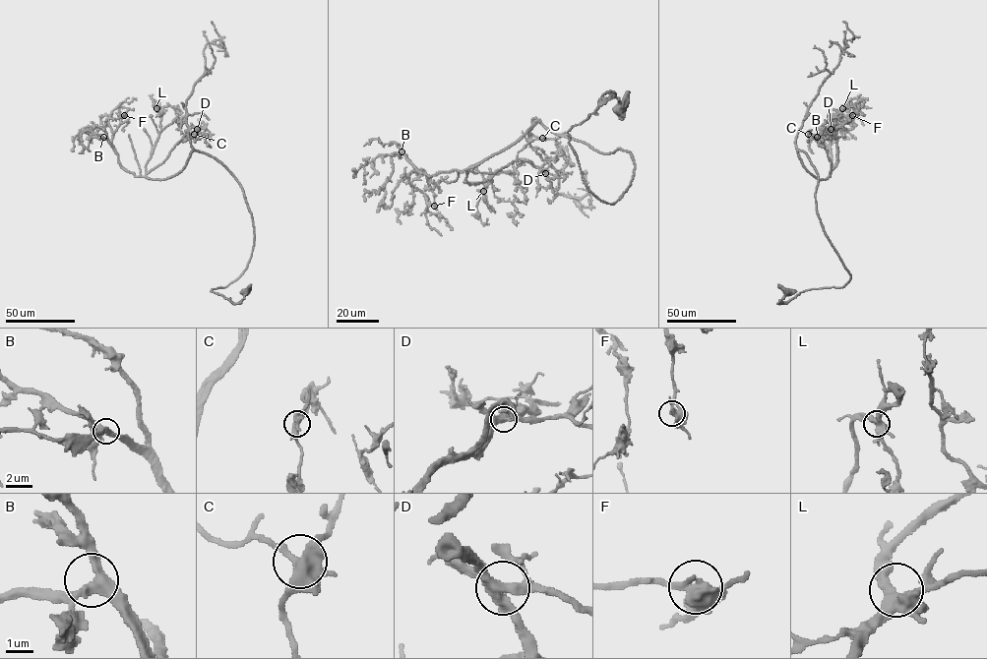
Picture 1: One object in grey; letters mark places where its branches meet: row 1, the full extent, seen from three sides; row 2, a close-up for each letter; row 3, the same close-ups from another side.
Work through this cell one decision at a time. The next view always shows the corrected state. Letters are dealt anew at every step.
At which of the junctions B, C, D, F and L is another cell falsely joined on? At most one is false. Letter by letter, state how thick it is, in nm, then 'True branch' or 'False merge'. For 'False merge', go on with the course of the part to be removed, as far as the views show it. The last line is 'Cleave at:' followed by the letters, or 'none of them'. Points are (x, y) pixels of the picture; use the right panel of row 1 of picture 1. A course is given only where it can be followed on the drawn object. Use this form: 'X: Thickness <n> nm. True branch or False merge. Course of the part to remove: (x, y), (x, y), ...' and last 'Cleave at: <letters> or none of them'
B: Thickness 340 nm. True branch
C: Thickness 400 nm. True branch
D: Thickness 360 nm. True branch
F: Thickness 360 nm. True branch
L: Thickness 420 nm. True branch
Cleave at: none of them

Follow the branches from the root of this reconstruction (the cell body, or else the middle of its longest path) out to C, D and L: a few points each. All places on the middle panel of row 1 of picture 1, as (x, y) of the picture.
C: (621, 106), (568, 132), (613, 204), (632, 154), (540, 122), (466, 170), (542, 138)
D: (621, 106), (568, 132), (613, 204), (632, 154), (540, 122), (466, 170), (545, 173)
L: (621, 106), (568, 132), (613, 204), (632, 154), (540, 122), (466, 170), (483, 191)

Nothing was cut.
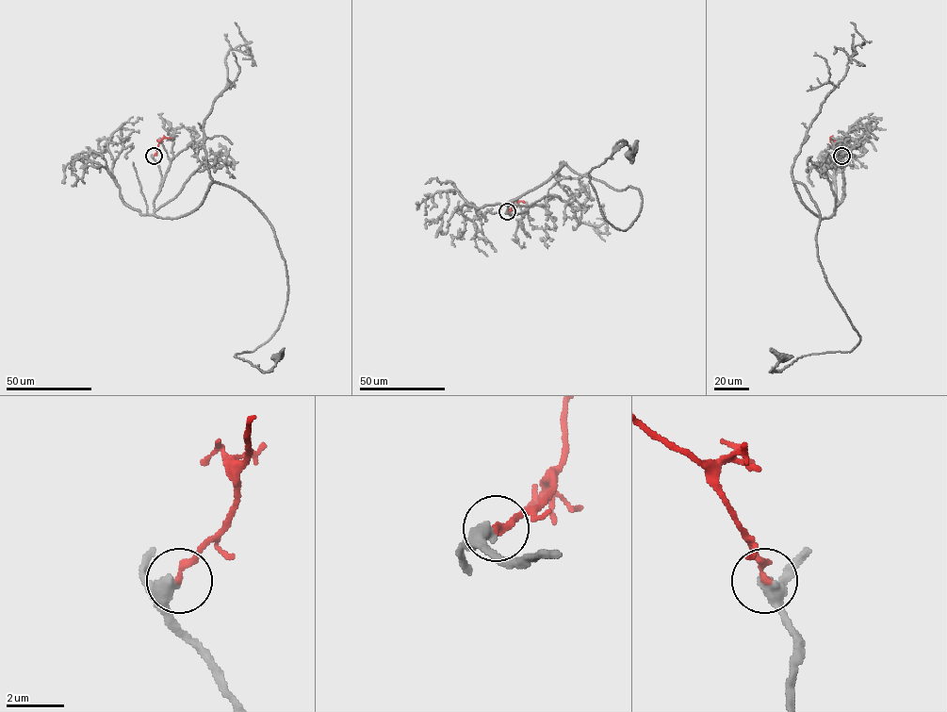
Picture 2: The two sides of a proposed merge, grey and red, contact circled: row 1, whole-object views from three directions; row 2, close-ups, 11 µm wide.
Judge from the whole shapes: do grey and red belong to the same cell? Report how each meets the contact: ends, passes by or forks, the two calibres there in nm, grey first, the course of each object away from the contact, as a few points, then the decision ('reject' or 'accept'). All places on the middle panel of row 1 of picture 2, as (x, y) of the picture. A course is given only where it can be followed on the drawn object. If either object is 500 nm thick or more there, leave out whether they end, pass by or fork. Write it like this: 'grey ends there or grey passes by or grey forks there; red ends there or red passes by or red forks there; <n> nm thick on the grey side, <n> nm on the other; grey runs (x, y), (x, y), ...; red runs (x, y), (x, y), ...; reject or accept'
grey passes by; red ends there; 360 nm thick on the grey side, 240 nm on the other; grey runs (507, 211), (567, 166), (638, 190), (626, 230), (605, 218), (588, 173), (624, 145), (631, 152); red runs (507, 211), (514, 201), (525, 203); reject

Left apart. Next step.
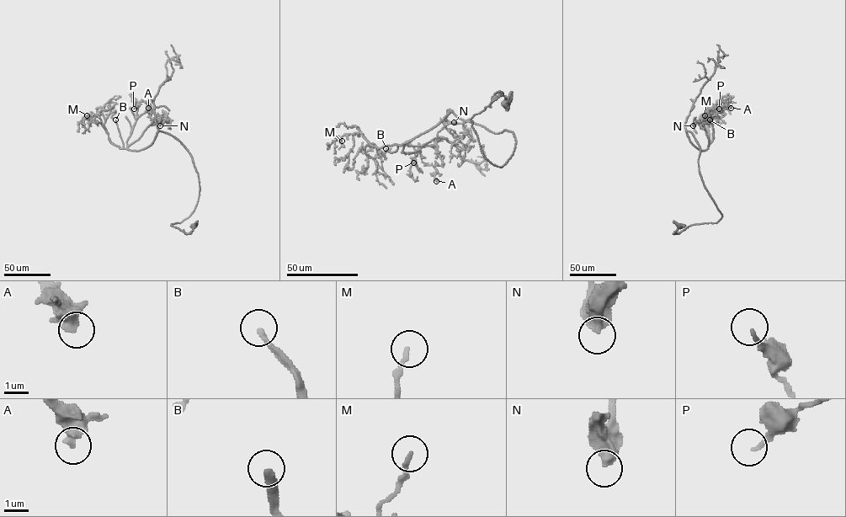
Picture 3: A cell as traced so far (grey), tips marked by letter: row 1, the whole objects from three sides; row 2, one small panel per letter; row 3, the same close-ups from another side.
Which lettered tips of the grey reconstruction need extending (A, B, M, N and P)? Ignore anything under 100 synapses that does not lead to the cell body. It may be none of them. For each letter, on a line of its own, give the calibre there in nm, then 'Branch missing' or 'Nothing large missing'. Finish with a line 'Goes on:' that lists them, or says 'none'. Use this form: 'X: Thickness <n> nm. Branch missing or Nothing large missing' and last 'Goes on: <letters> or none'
A: Thickness 550 nm. Nothing large missing
B: Thickness 240 nm. Branch missing
M: Thickness 170 nm. Nothing large missing
N: Thickness 440 nm. Nothing large missing
P: Thickness 150 nm. Nothing large missing
Goes on: B

